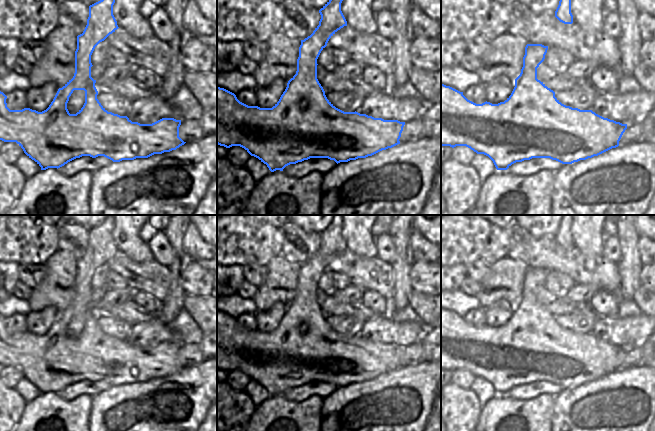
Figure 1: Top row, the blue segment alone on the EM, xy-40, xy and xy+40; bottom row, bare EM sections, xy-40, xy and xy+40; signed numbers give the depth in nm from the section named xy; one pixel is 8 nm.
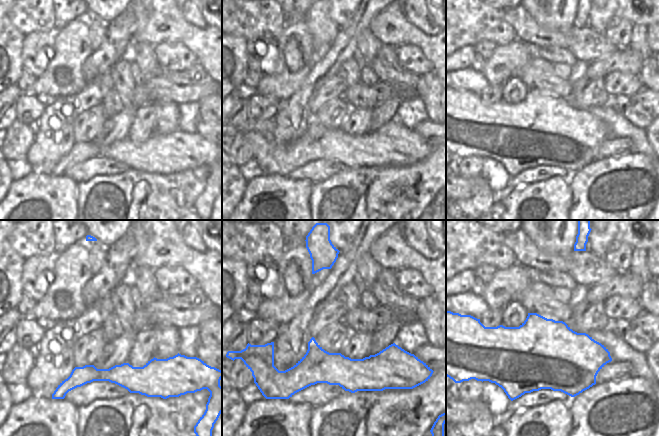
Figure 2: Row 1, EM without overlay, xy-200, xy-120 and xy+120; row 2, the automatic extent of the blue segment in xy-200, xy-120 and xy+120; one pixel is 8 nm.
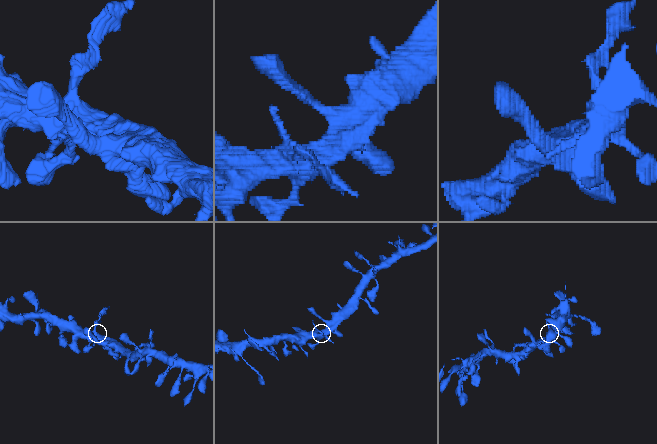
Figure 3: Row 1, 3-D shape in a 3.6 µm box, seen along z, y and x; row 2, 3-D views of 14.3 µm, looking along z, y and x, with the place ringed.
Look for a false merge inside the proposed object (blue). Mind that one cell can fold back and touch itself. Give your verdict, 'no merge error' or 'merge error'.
merge error

